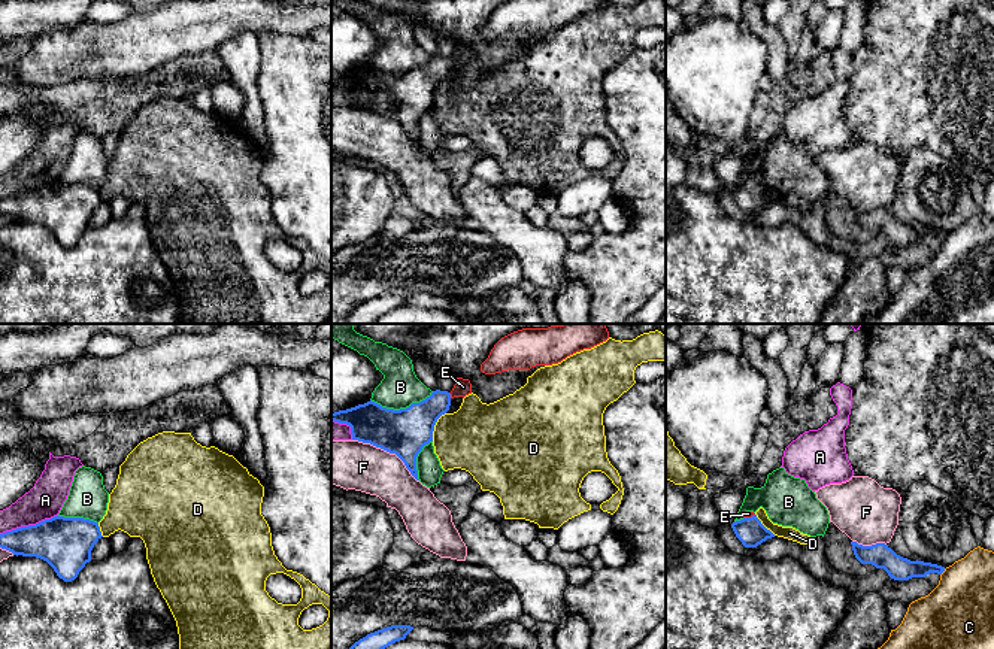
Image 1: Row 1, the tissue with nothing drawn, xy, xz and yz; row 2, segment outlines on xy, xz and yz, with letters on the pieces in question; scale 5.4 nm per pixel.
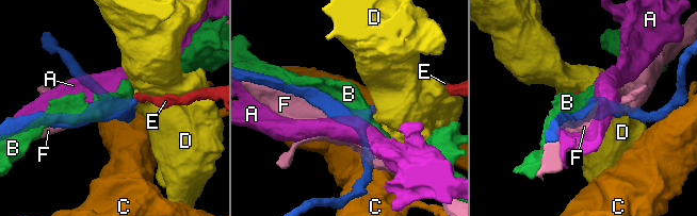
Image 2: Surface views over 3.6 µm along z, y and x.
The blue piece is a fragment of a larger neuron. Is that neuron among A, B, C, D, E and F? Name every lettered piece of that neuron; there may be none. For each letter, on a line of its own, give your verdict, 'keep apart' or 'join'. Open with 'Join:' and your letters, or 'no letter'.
Join: E
A: keep apart
B: keep apart
C: keep apart
D: keep apart
E: join
F: keep apart

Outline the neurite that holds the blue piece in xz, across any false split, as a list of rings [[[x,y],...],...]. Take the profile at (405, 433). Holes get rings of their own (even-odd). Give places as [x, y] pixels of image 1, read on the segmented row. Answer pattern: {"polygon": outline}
{"polygon": [[[457,377],[451,392],[436,389],[419,403],[394,410],[367,401],[355,407],[331,413],[331,421],[351,427],[352,440],[370,443],[396,454],[418,479],[416,457],[433,442],[437,419],[449,410],[454,397],[472,394],[469,379]]]}

